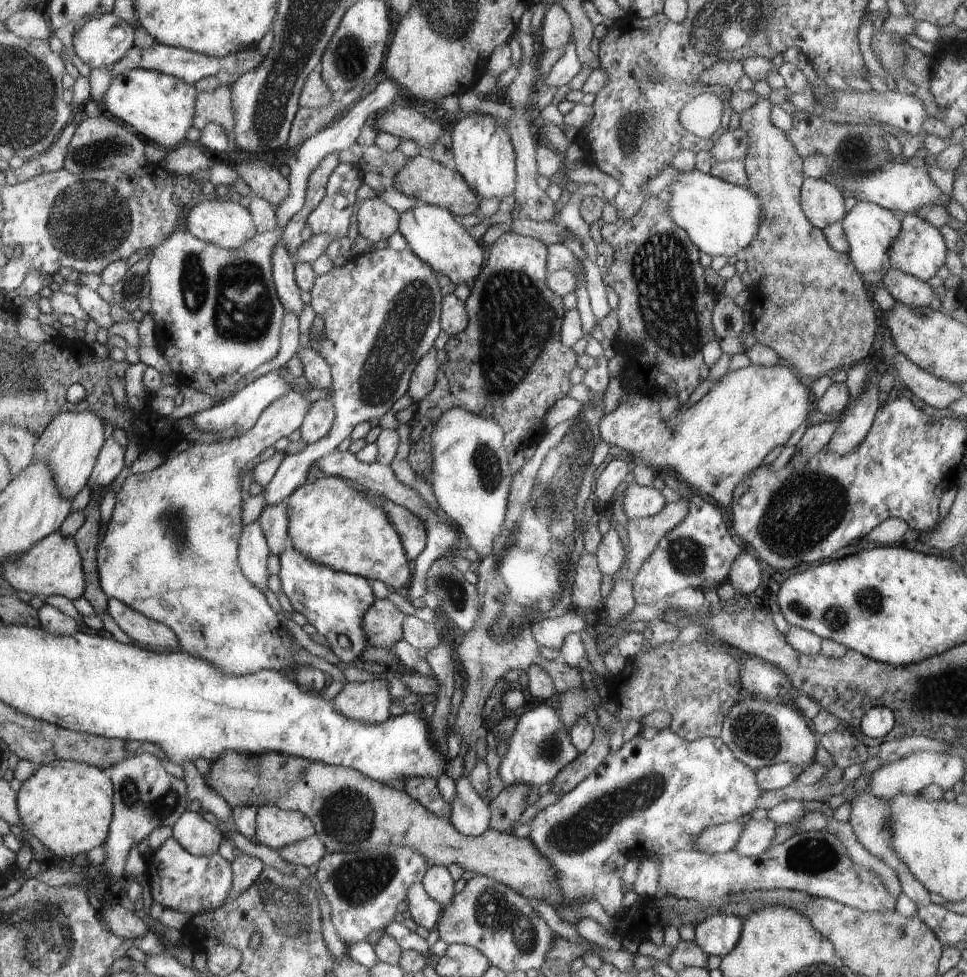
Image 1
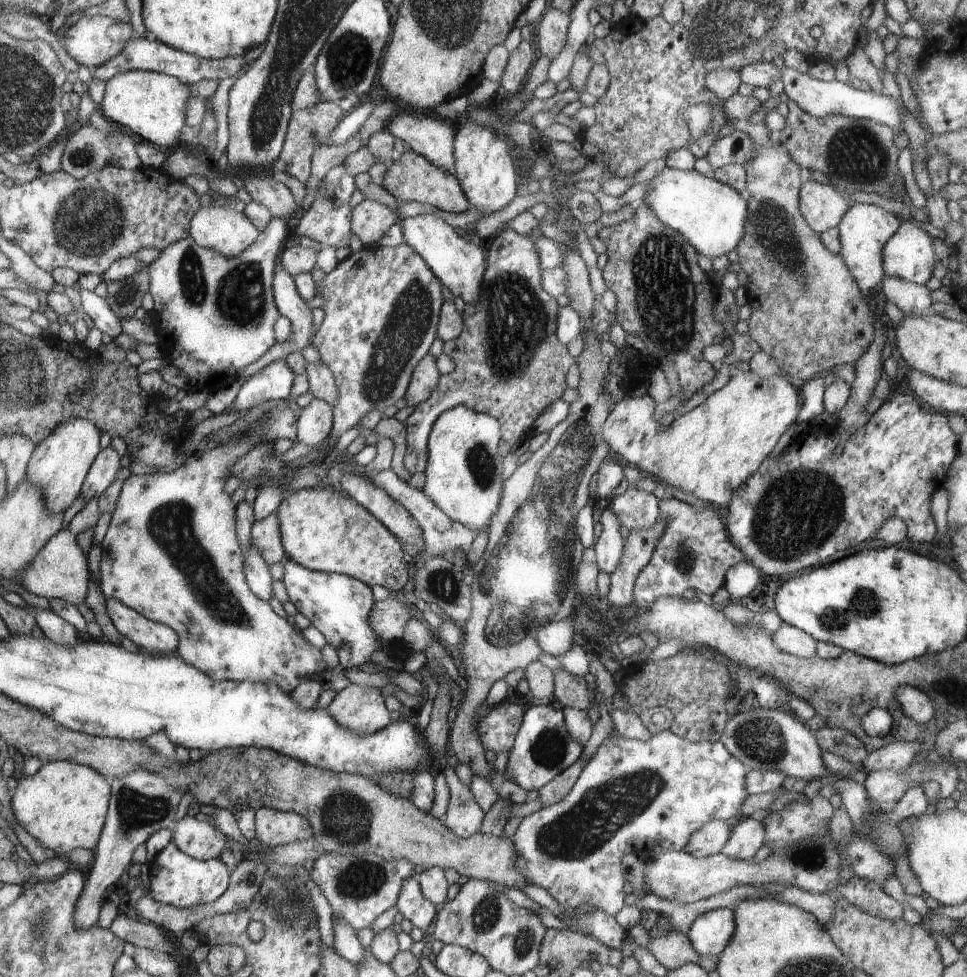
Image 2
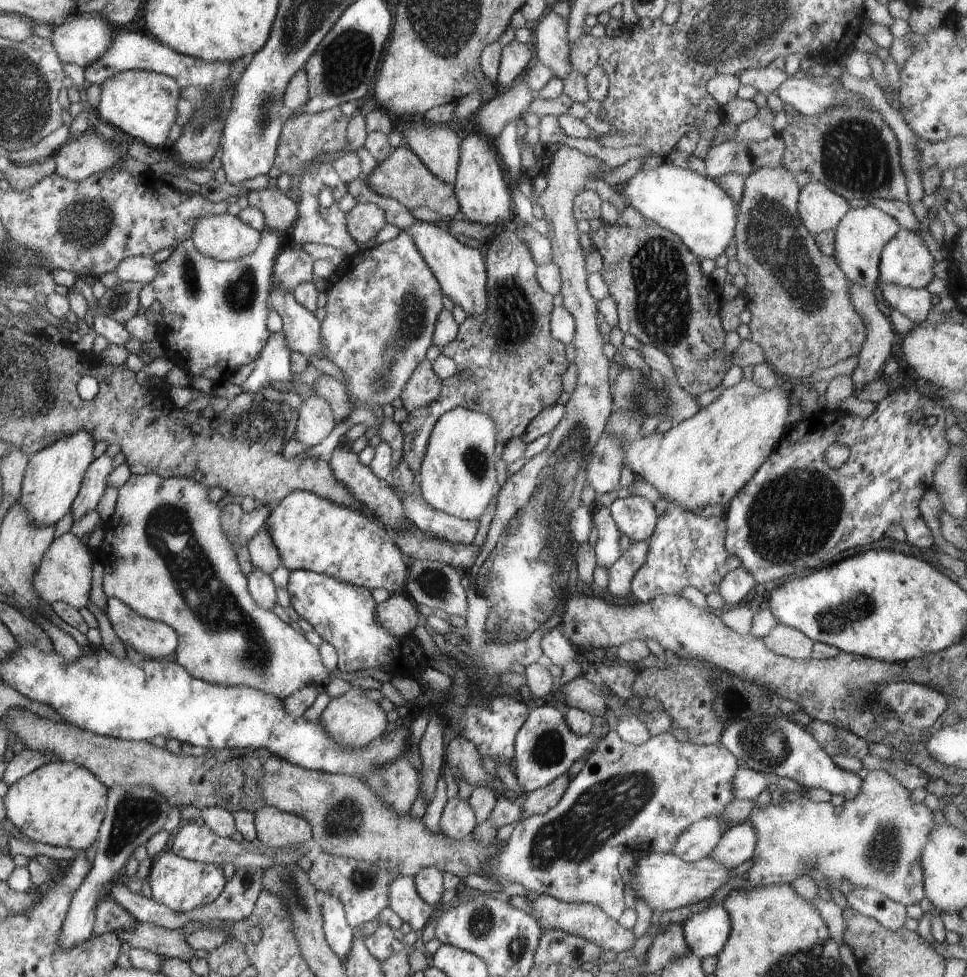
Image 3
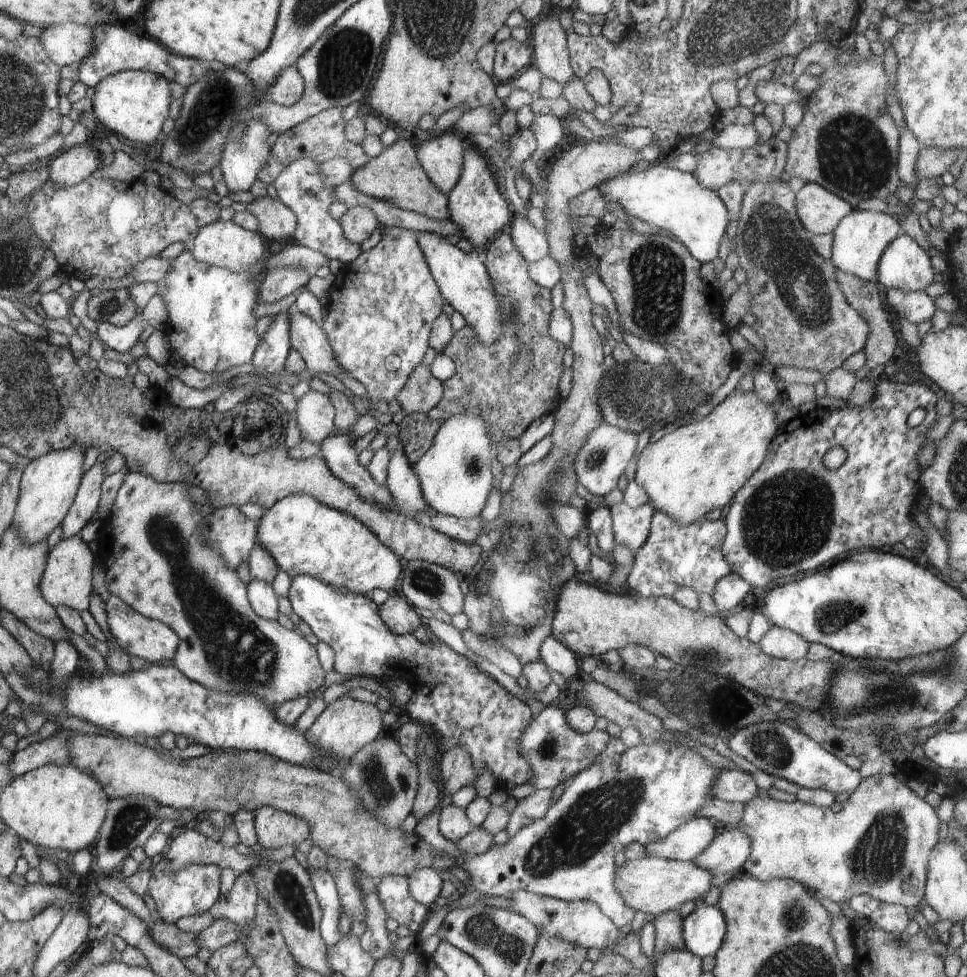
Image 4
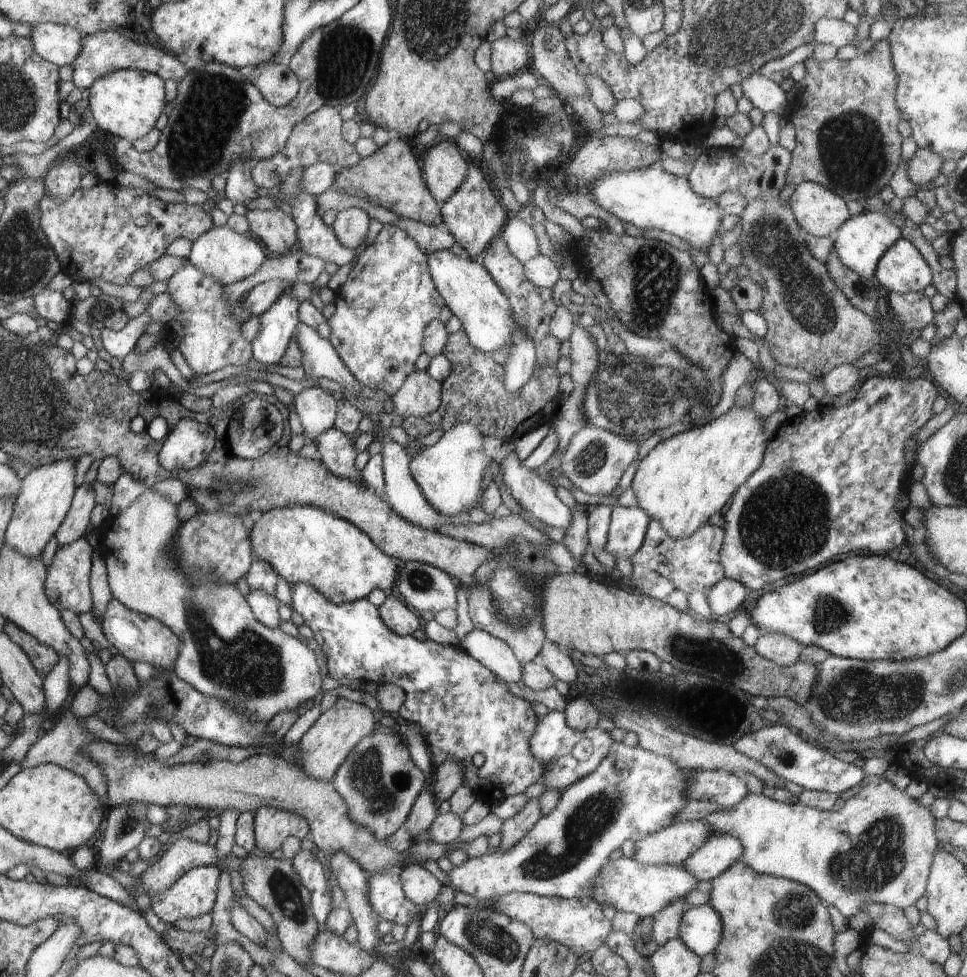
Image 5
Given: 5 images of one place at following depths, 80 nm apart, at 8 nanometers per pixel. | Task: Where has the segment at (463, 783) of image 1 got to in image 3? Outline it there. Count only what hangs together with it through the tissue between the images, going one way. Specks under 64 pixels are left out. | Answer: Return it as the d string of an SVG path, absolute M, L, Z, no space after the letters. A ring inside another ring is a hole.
M457 796L448 799L441 814L441 832L455 841L470 835L478 826L473 810L469 801L463 801Z

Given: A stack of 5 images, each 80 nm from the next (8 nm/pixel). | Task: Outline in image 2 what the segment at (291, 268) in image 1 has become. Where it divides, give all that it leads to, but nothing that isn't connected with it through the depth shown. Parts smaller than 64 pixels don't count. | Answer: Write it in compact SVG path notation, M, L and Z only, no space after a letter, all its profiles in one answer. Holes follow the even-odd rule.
M278 258L277 261L277 273L273 277L273 296L275 297L277 308L280 310L281 316L285 316L292 322L292 336L290 336L285 343L277 342L266 354L244 368L240 374L240 378L254 375L256 372L268 366L268 364L274 362L274 360L282 360L282 358L286 358L288 354L300 352L302 348L312 346L312 338L314 338L314 330L316 330L316 328L314 328L314 322L312 322L312 309L306 304L304 298L301 298L300 294L298 294L296 284L294 283L294 276L290 276L290 274L286 272L286 268L282 266L280 258Z

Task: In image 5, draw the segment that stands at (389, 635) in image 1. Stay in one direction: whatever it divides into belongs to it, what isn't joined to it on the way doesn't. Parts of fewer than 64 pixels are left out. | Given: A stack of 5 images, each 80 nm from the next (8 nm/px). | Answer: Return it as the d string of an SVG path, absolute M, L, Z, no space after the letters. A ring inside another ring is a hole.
M388 593L384 604L379 608L381 619L395 633L411 635L420 628L420 618L414 614L414 610L402 604L392 593Z

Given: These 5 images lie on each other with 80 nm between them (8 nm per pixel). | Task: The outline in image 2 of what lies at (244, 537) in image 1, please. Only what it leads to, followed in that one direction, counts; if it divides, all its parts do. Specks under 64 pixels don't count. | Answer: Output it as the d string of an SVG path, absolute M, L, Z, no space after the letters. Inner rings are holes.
M250 546L245 560L245 572L252 591L262 600L269 601L273 597L273 580L261 549Z

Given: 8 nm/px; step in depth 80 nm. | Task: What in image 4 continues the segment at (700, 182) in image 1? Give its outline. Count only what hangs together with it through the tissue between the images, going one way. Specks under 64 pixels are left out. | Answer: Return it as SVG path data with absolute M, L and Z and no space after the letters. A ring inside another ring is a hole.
M665 164L649 166L642 172L628 172L597 186L606 202L618 202L626 216L665 230L678 239L701 263L718 257L718 247L730 224L730 212L717 192L705 189L693 173Z

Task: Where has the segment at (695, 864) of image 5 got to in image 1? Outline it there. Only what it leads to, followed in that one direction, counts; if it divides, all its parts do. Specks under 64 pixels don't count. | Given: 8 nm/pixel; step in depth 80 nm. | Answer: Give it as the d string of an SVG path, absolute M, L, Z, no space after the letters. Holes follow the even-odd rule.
M770 818L763 820L746 819L744 832L734 846L734 852L740 856L757 856L765 852L776 837L778 823Z

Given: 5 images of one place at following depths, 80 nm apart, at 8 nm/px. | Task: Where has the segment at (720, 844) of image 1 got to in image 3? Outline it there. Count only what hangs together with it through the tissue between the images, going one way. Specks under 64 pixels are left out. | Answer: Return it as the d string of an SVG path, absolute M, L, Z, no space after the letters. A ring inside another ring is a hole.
M716 817L700 819L678 835L671 853L686 862L702 860L712 852L723 832Z

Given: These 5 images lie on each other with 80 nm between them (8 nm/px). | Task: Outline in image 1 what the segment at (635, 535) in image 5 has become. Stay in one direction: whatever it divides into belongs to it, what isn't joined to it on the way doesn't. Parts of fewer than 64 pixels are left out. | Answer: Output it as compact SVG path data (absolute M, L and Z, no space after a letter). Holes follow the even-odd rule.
M634 482L626 485L624 496L626 498L624 498L622 510L624 510L624 514L628 516L629 520L632 520L632 518L655 516L667 504L661 490L653 487L639 486Z

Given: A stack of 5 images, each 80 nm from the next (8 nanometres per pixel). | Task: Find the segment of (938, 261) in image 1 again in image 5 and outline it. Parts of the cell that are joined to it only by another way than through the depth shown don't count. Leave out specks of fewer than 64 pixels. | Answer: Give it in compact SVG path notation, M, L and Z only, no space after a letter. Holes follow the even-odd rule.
M900 238L882 255L873 280L885 293L922 293L932 282L932 271L917 246Z

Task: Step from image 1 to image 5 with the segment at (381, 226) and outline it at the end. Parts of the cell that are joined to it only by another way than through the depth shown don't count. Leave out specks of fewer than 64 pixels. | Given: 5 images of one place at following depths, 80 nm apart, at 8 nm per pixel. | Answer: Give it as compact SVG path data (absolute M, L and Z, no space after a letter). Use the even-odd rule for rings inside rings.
M350 207L337 214L331 227L346 248L356 249L365 242L370 219L371 216L365 210Z

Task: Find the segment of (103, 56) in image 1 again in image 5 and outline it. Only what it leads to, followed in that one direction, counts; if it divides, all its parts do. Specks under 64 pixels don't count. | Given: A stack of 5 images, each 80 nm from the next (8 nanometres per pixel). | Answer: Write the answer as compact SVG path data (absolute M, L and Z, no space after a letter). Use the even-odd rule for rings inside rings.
M56 23L33 26L30 40L34 50L44 59L59 67L74 64L84 47L84 38L75 28Z

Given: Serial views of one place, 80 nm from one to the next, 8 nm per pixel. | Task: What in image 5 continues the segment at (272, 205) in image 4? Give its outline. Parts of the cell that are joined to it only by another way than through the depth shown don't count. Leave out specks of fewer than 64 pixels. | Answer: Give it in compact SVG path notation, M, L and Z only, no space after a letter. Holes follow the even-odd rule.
M248 209L245 217L250 234L272 255L285 255L298 244L296 218L281 209Z

